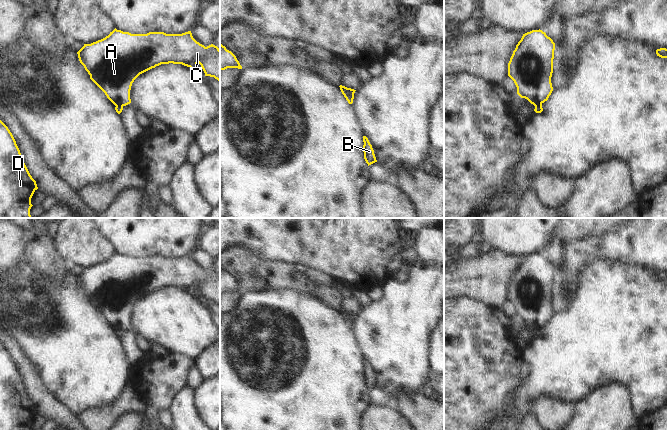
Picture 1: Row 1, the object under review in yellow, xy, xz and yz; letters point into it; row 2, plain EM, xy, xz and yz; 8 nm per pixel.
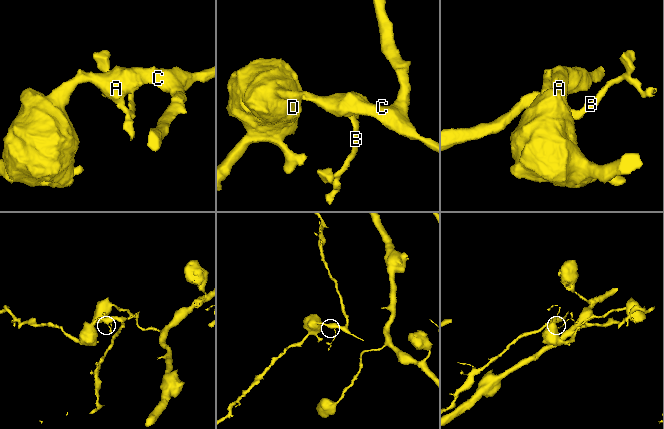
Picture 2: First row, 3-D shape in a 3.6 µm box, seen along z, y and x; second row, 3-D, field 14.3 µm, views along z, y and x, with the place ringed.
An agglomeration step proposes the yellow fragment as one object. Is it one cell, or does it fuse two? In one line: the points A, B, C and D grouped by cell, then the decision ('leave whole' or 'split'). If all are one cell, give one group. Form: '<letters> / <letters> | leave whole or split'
A C D / B | split

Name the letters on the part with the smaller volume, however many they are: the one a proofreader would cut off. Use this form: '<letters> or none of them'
B

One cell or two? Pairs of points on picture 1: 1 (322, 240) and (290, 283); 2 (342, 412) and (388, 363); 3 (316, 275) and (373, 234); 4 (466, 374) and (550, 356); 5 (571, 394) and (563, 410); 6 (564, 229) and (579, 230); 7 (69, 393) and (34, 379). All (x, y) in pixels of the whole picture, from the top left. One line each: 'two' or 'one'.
1: two
2: two
3: two
4: two
5: two
6: one
7: two

